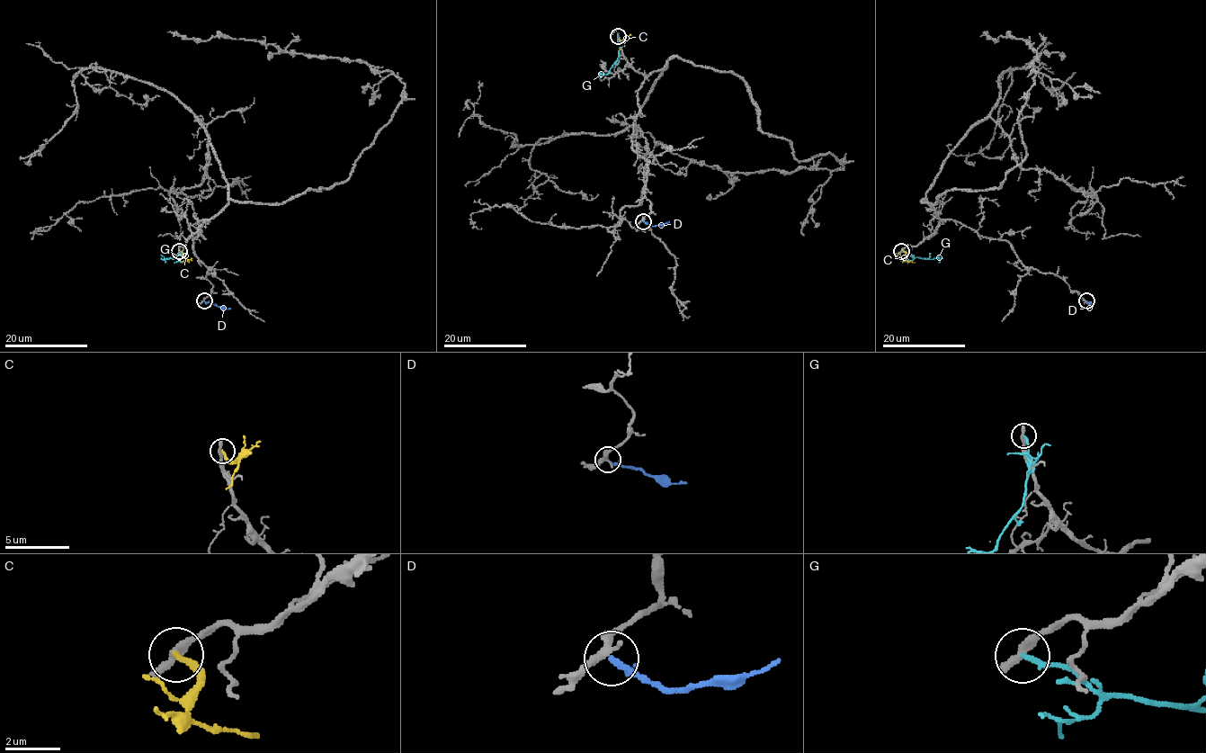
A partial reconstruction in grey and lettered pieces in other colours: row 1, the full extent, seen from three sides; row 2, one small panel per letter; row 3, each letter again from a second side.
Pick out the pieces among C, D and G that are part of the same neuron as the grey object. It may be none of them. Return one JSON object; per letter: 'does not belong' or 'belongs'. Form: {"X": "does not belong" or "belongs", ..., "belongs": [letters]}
{"C": "does not belong", "D": "does not belong", "G": "does not belong", "belongs": []}

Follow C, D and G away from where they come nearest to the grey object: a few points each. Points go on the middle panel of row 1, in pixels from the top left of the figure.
C: (618, 37), (624, 40), (620, 49)
D: (643, 220), (652, 226), (669, 220)
G: (618, 36), (618, 59), (608, 74), (601, 77)

